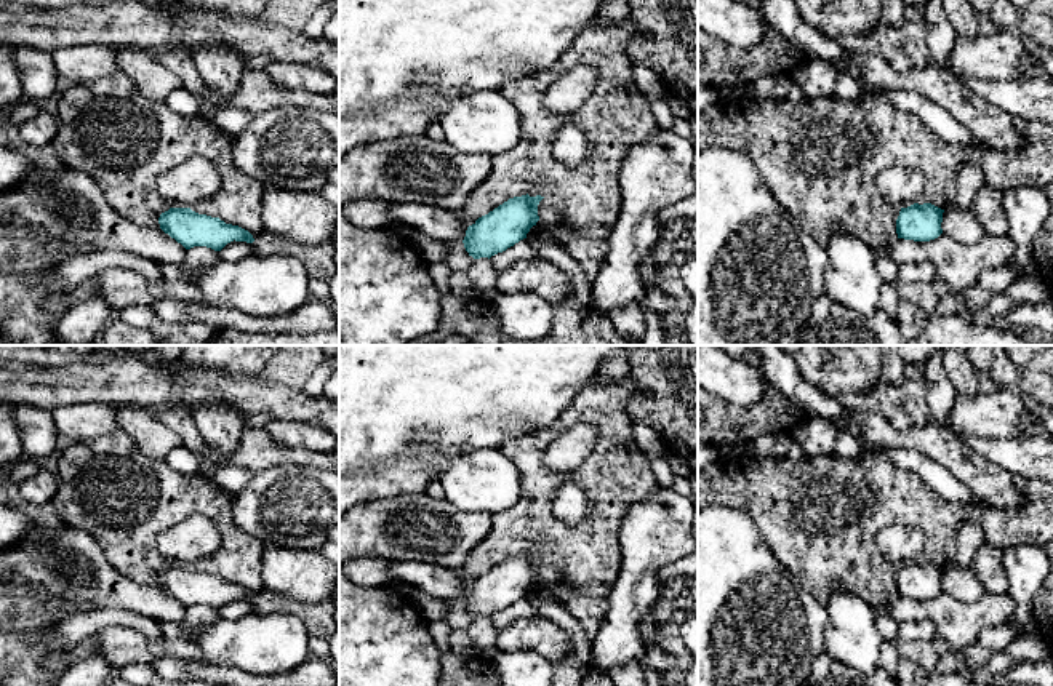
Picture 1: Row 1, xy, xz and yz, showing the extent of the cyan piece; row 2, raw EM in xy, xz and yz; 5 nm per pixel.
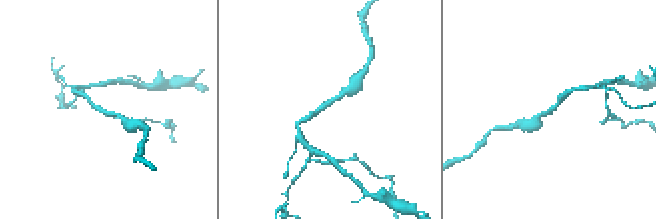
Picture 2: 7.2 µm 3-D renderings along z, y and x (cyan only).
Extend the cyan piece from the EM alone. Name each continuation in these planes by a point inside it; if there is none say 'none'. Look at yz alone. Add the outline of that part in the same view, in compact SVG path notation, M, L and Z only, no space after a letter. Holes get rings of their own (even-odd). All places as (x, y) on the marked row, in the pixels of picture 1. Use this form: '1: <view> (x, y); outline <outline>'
none

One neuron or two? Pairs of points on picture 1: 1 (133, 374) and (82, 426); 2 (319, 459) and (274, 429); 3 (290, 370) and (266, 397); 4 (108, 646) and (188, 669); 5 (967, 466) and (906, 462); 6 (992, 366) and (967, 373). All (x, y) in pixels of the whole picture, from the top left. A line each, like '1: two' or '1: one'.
1: two
2: two
3: two
4: two
5: two
6: two

